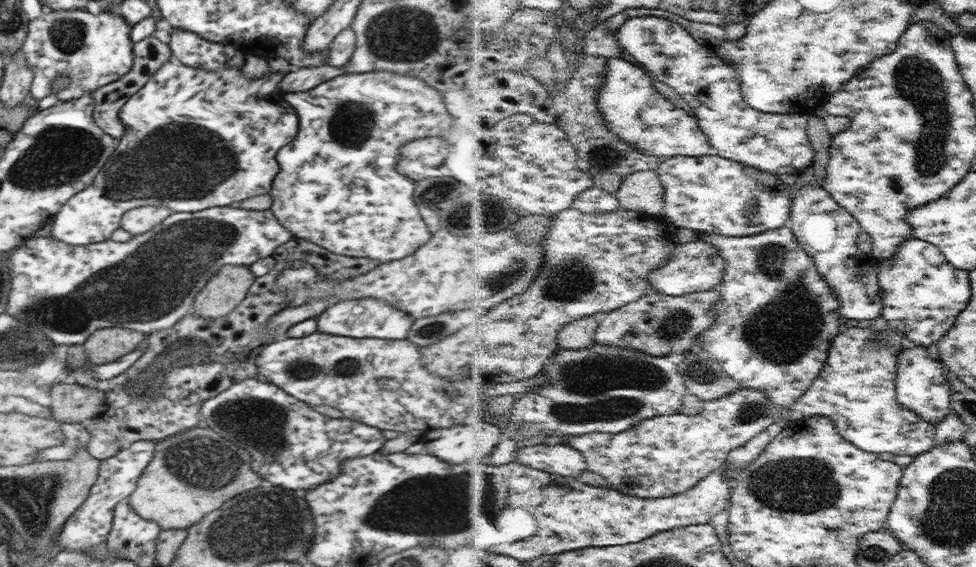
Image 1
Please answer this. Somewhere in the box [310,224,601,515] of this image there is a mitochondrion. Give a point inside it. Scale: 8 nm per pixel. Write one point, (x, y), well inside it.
(566, 282)

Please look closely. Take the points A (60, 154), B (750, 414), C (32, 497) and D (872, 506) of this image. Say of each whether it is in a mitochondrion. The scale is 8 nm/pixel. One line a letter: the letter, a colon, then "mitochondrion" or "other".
A: mitochondrion
B: mitochondrion
C: mitochondrion
D: other

